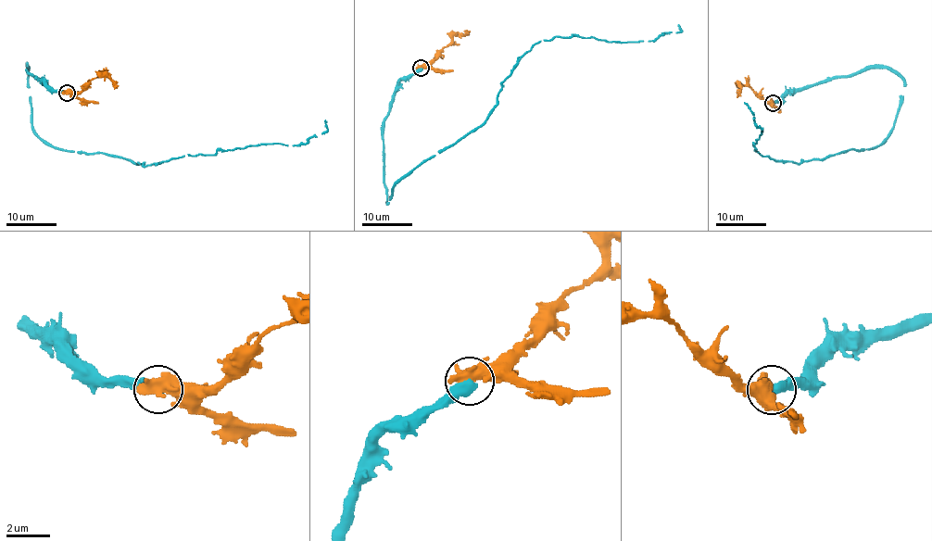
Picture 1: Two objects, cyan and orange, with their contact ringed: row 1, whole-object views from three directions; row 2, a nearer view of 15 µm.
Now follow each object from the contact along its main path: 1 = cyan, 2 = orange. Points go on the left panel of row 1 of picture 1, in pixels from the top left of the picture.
1: (67, 93), (26, 66), (37, 135), (144, 166), (218, 149), (299, 145), (323, 132), (324, 119)
2: (67, 93), (81, 91), (91, 80), (103, 76), (113, 82), (114, 89)

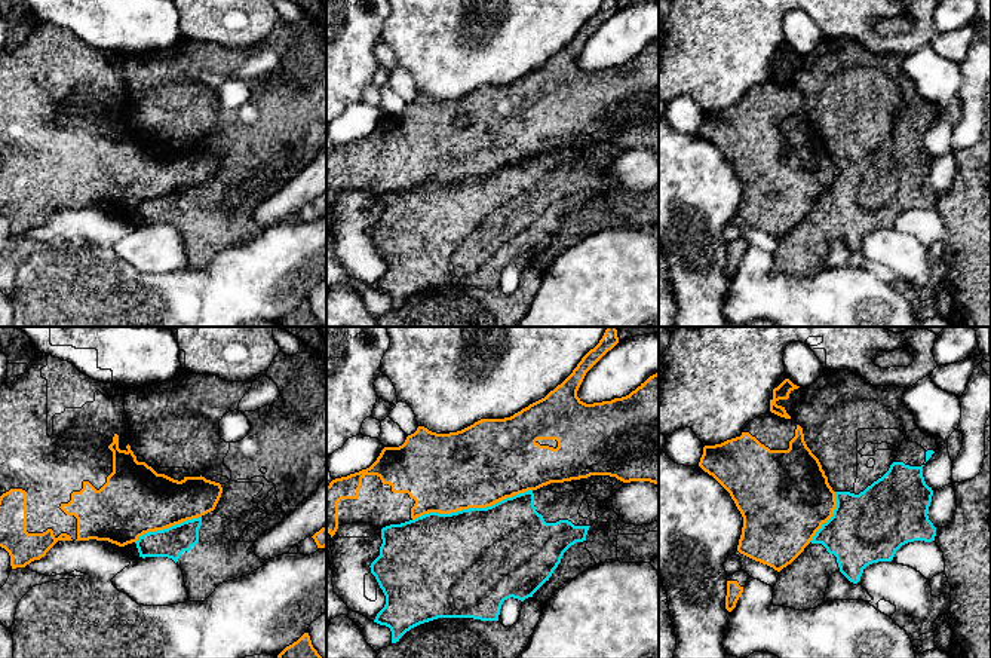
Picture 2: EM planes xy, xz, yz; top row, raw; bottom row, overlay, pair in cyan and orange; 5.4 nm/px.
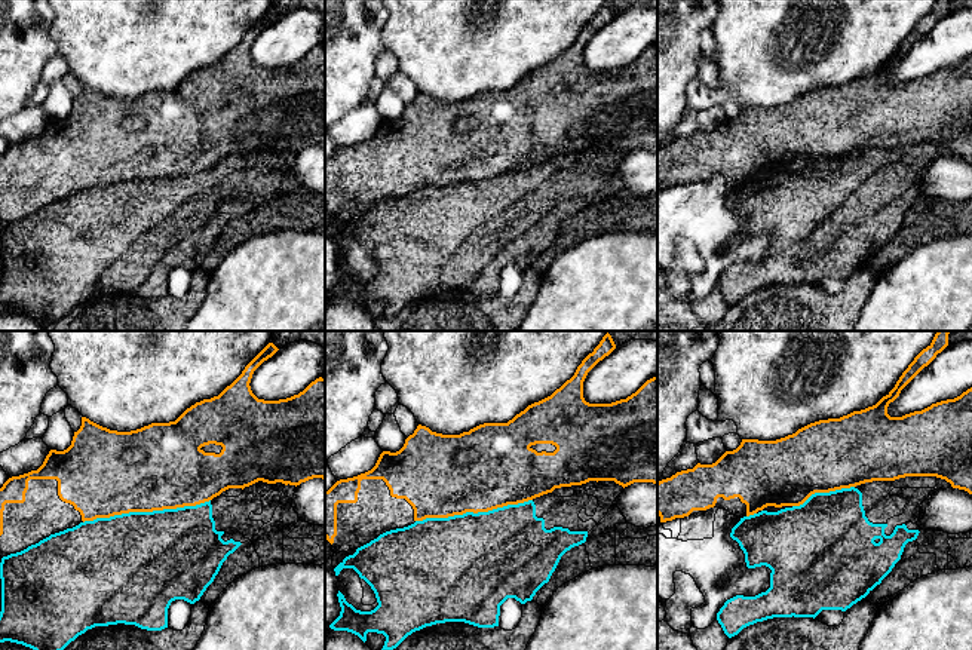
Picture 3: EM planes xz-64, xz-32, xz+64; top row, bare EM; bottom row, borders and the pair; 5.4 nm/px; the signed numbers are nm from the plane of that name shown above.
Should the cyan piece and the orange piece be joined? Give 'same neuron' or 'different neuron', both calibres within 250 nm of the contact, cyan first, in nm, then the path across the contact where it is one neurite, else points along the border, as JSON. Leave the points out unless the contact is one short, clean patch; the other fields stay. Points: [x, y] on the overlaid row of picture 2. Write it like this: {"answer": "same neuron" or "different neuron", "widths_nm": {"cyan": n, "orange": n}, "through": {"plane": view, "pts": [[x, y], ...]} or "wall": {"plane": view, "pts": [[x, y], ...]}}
{"answer": "different neuron", "widths_nm": {"cyan": 500, "orange": 440}}

